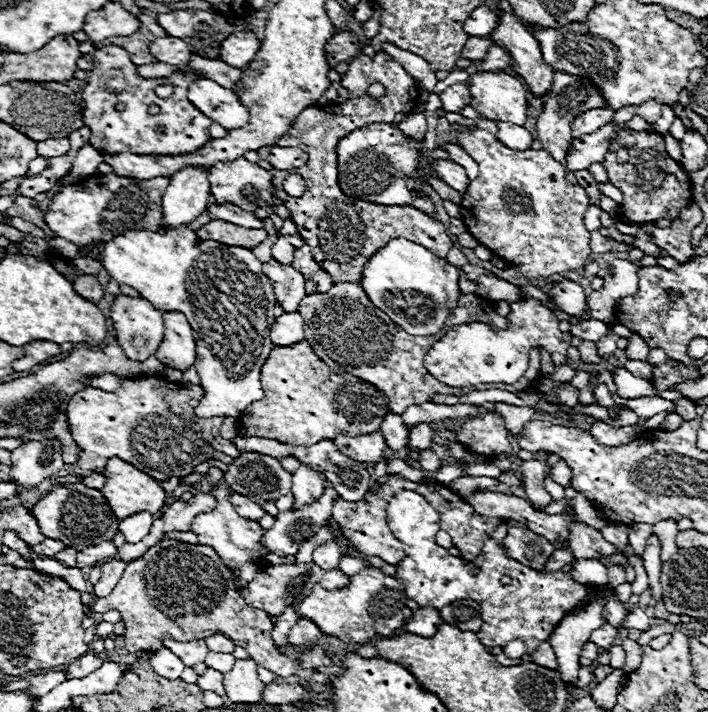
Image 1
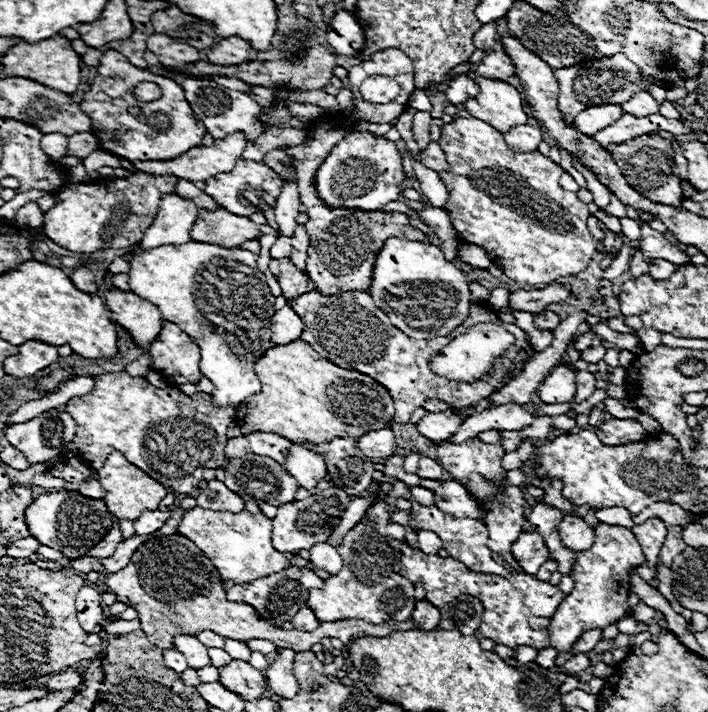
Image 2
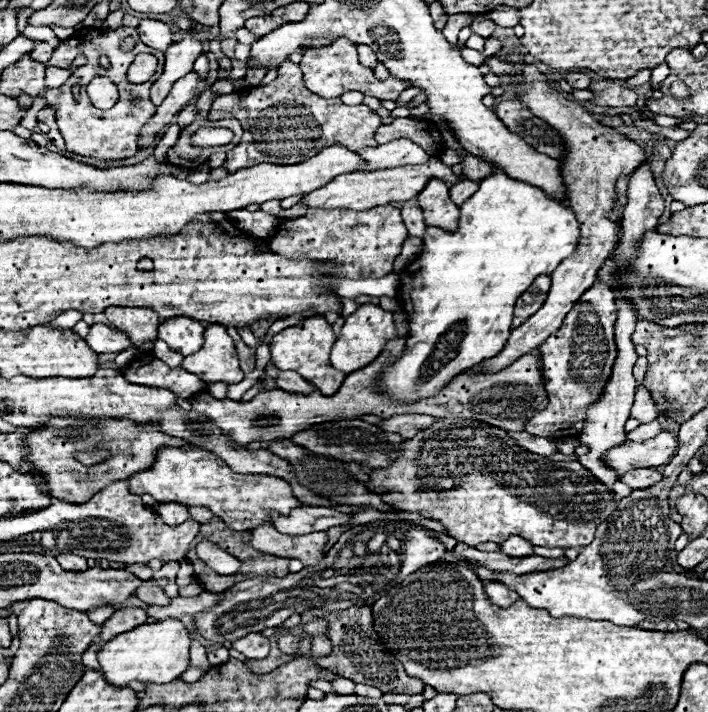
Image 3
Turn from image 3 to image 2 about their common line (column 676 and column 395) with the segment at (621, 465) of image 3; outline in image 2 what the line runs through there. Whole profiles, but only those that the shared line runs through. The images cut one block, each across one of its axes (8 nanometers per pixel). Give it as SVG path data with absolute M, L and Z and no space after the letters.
M390 428L382 430L372 430L360 438L356 438L356 448L366 456L366 458L388 458L390 454L396 452L396 436Z

